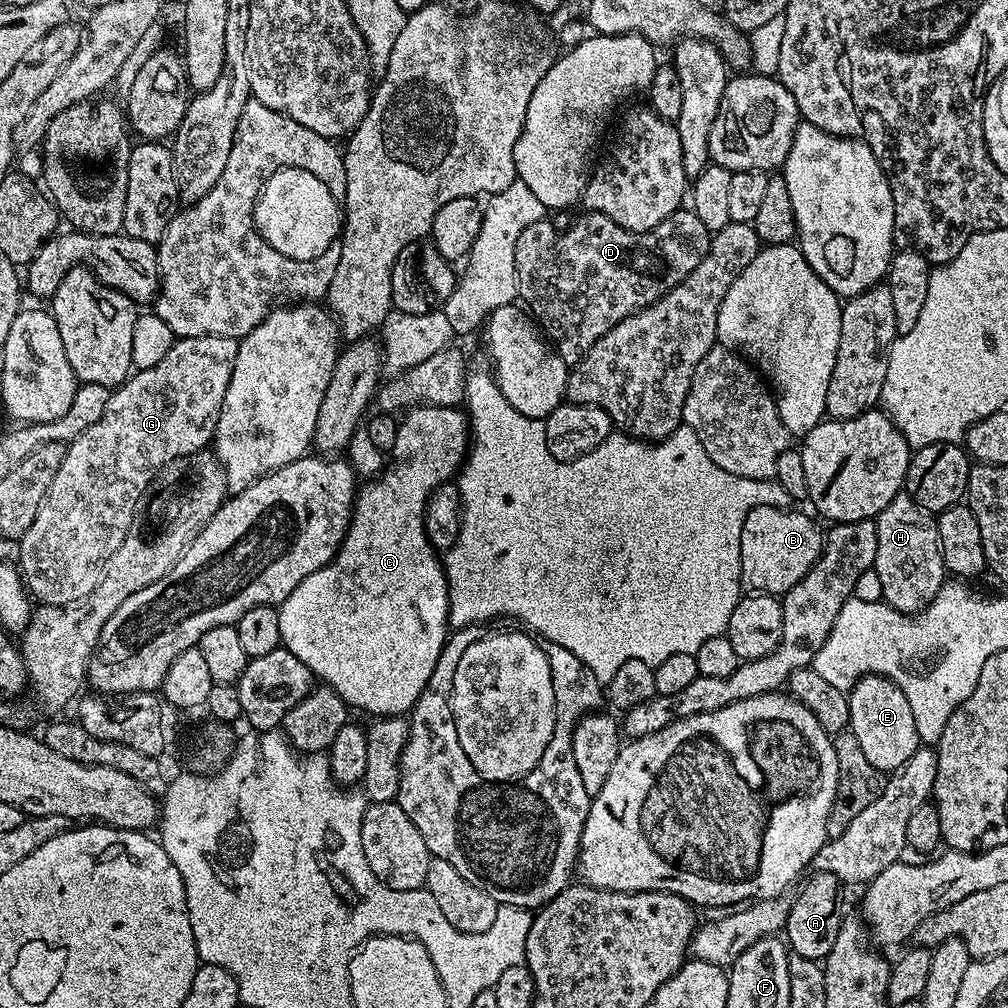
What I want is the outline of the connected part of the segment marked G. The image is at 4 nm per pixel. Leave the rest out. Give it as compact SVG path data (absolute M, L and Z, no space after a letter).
M185 336L177 339L170 346L166 358L162 358L162 362L158 362L158 366L133 371L128 379L109 395L108 405L102 418L98 418L98 422L94 422L94 426L87 428L77 440L71 441L65 447L62 466L58 466L58 474L54 474L54 482L50 482L50 490L46 490L46 498L42 498L42 506L38 506L38 514L34 514L34 522L30 522L30 530L26 530L26 534L21 536L18 541L18 567L25 589L40 604L78 604L81 600L85 600L94 590L94 586L98 586L114 550L118 550L118 546L122 546L122 542L130 530L130 522L134 518L140 497L148 489L150 482L155 480L156 473L161 468L165 468L174 458L182 458L186 454L205 451L213 443L218 414L222 410L222 398L226 394L226 390L230 386L230 378L234 374L234 358L238 358L238 341L234 338Z

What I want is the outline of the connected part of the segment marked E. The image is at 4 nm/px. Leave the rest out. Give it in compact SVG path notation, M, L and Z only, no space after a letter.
M864 676L848 693L848 701L850 731L854 738L858 738L858 746L862 746L862 754L866 754L870 766L879 772L897 772L922 747L906 694L902 694L902 690L898 690L898 686L886 677Z

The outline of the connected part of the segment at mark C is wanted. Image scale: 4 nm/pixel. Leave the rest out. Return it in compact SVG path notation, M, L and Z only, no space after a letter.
M420 404L407 409L398 423L398 438L394 438L394 446L390 453L391 459L387 461L386 467L380 472L378 478L369 479L365 483L368 485L365 488L363 485L357 491L352 505L352 521L348 523L344 541L340 544L336 557L326 566L322 566L322 570L310 574L310 578L302 578L302 582L298 582L298 586L294 586L294 590L289 596L278 605L278 630L280 631L281 645L287 648L290 654L294 654L294 658L298 658L298 662L305 664L317 681L333 688L347 702L349 709L361 708L362 711L369 712L369 717L372 718L403 717L405 714L411 713L413 706L421 703L422 696L420 694L428 692L430 674L434 674L434 666L438 666L438 658L450 635L450 625L448 623L448 583L446 582L444 565L437 549L433 548L428 540L424 529L424 511L432 491L440 487L441 484L449 483L459 473L469 447L470 421L459 407L444 408L438 404Z

